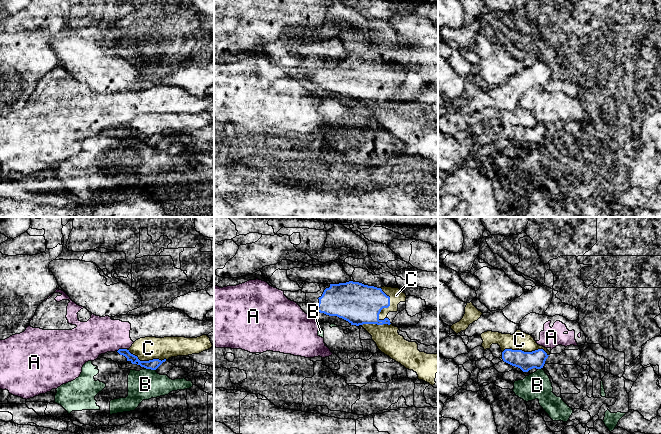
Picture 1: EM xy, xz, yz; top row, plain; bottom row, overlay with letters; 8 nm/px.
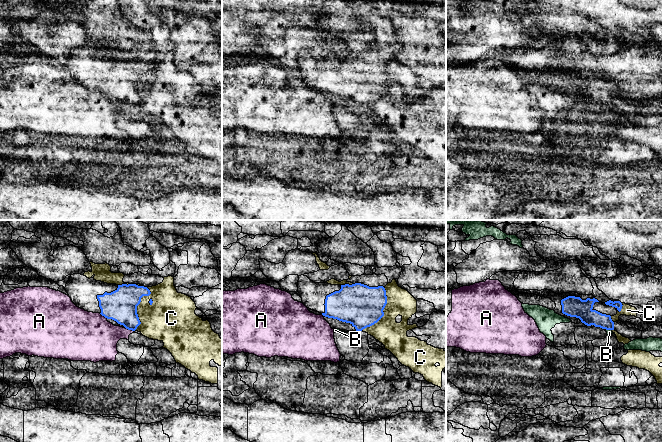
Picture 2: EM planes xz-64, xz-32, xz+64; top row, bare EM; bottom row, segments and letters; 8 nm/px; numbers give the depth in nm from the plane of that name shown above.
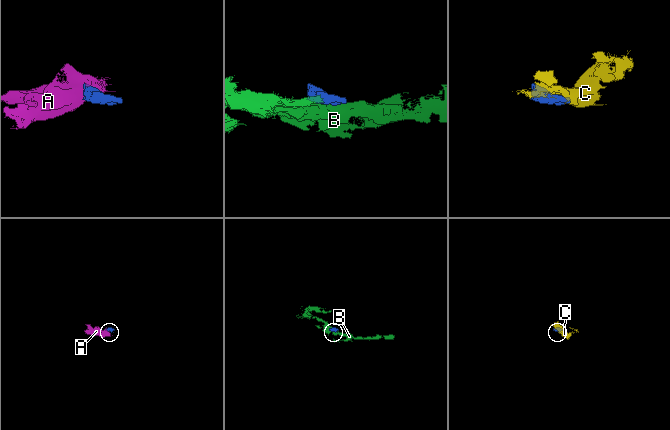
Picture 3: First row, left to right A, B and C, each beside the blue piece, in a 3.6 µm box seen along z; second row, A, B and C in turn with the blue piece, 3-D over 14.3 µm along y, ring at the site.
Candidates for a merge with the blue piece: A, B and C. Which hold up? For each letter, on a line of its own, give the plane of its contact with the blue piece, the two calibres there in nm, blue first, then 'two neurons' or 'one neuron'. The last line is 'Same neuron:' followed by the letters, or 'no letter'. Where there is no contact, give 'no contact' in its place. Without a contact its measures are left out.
A: xy | 60/300 nm | two neurons
B: xy | 80/240 nm | two neurons
C: yz | 150/150 nm | two neurons
Same neuron: no letter

